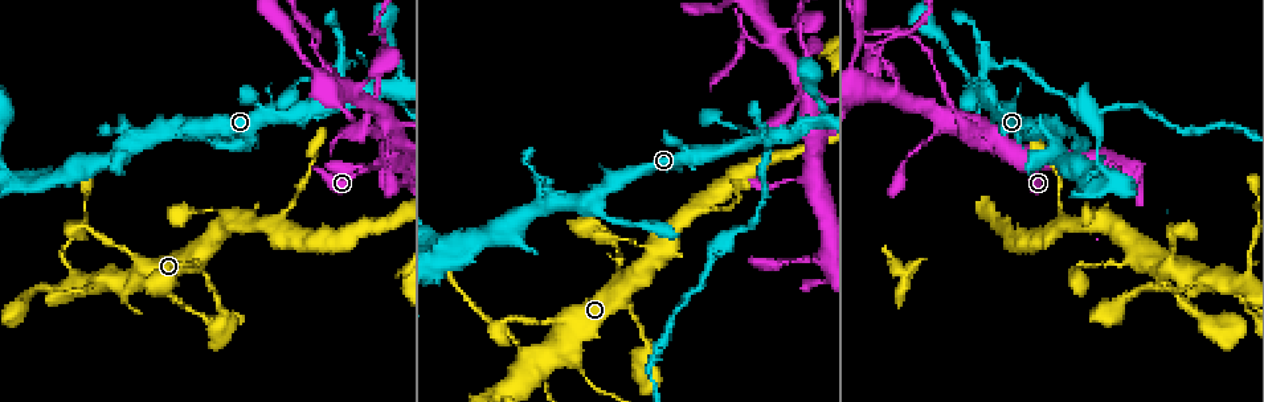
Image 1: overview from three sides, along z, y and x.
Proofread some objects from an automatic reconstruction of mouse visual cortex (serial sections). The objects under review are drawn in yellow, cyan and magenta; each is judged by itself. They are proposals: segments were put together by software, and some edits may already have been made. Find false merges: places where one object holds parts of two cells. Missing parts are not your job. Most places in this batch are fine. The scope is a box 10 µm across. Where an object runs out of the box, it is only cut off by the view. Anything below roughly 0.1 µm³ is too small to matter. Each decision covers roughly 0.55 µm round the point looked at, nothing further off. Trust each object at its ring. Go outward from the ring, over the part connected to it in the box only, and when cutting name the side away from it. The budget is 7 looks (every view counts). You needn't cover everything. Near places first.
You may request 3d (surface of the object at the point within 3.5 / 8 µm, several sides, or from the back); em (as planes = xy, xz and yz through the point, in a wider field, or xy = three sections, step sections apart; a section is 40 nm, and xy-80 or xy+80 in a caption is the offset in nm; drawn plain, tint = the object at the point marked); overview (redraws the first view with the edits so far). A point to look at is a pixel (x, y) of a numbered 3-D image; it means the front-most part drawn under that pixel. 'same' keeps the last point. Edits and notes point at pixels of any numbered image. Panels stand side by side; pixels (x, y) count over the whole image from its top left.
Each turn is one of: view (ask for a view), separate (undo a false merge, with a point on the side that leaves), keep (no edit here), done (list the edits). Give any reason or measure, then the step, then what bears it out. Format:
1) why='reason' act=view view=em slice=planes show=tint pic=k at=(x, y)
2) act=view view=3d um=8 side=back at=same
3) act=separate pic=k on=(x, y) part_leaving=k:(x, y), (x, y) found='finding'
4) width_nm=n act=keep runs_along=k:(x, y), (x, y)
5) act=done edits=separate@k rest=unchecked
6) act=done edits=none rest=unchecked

why='sudden change in width' act=view view=3d um=8 pic=1 at=(452, 250)

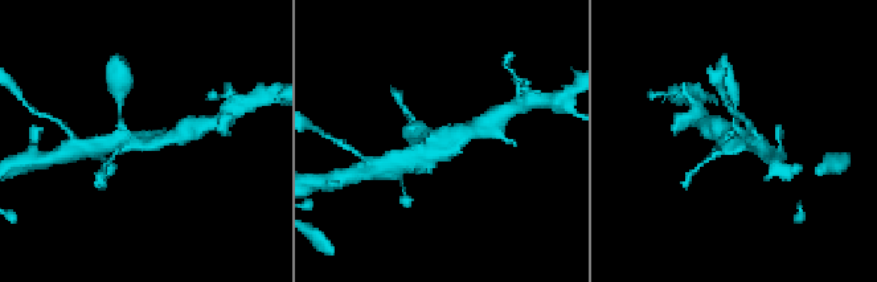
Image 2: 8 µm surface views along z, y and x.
act=view view=em slice=xy step=5 show=tint at=same

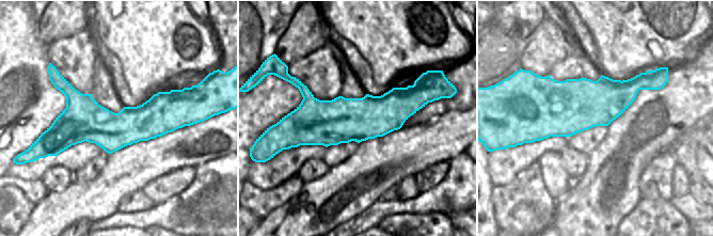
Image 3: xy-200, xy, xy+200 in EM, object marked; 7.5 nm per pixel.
act=keep runs_along=2:(475, 131), (429, 154), (418, 143) found='one cell here'

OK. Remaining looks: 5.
why='narrows sharply' act=view view=3d um=3.5 pic=1 at=(809, 182)

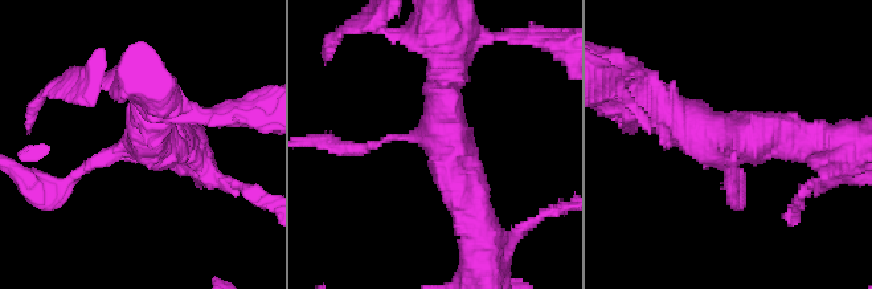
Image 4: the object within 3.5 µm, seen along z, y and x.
why='shape alone is not enough' act=view view=em slice=xy step=2 show=tint pic=4 at=(724, 145)

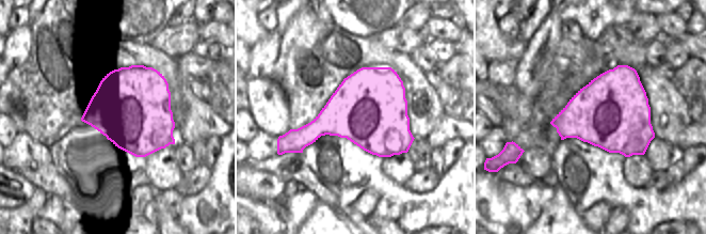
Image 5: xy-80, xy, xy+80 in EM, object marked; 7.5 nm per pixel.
act=keep runs_along=4:(58, 183), (140, 139), (152, 98) found='continuous, no second cell'

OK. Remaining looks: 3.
why='abrupt turn' act=view view=3d um=3.5 side=back pic=1 at=(316, 45)

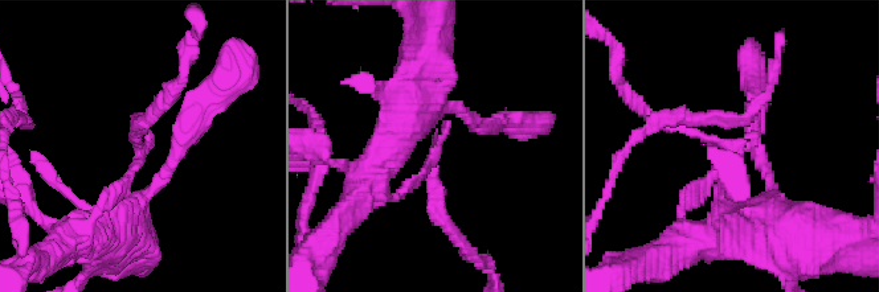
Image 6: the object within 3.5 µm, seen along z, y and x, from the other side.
arm_widths_nm=150,200 act=view view=em slice=xy step=2 show=tint pic=6 at=(433, 146)

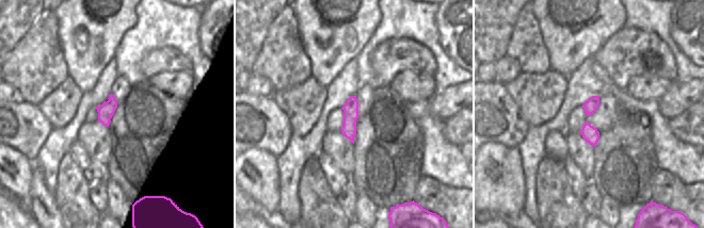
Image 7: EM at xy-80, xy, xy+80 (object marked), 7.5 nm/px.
act=separate pic=6 on=(440, 192) part_leaving=6:(138, 149), (133, 134), (166, 97) found='a second cell is stuck on'

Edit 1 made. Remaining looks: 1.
act=done edits=separate@6 rest=unchecked

